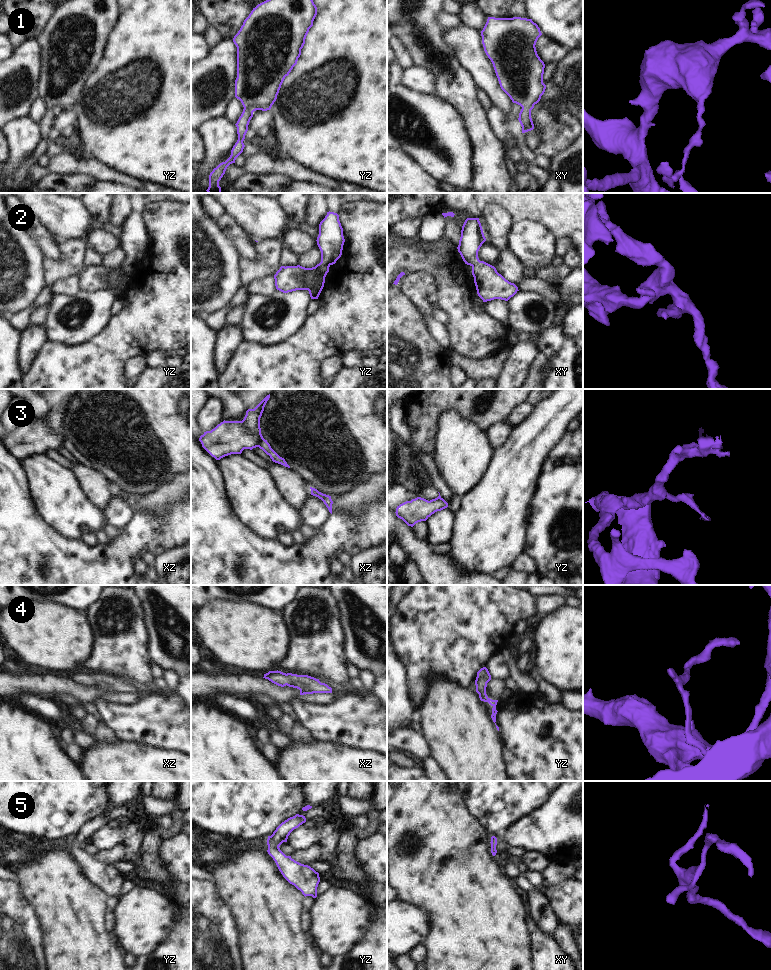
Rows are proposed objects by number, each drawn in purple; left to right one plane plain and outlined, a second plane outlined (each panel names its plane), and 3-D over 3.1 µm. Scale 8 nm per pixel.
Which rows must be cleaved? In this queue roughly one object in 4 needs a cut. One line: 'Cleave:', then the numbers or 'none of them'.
Cleave: 3

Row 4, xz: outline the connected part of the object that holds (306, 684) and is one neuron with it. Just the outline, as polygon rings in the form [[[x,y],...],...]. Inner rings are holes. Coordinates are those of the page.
[[[269,671],[264,674],[265,679],[272,683],[284,687],[289,686],[300,690],[300,695],[313,693],[332,693],[332,688],[319,679],[308,675],[297,675],[292,673],[283,673],[281,671]]]

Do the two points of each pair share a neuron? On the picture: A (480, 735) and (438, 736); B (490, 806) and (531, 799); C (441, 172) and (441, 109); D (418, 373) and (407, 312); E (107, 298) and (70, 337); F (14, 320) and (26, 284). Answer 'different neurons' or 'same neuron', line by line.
A: same neuron
B: same neuron
C: same neuron
D: same neuron
E: same neuron
F: different neurons

